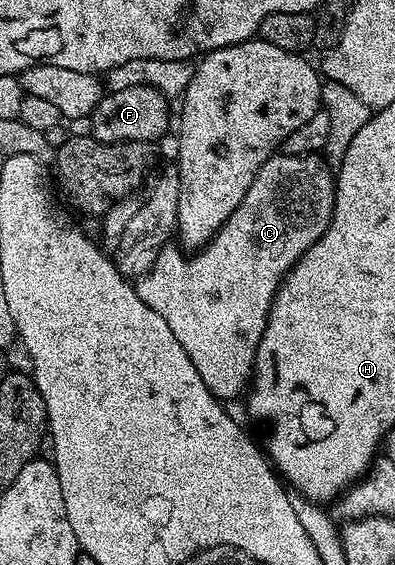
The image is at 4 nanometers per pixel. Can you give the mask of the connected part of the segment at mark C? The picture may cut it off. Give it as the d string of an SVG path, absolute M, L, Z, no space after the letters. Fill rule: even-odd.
M278 153L272 155L263 165L263 169L259 169L255 181L251 181L251 189L247 189L247 197L243 197L243 201L239 201L239 209L235 209L235 213L231 213L231 217L227 217L225 224L218 229L217 234L204 247L196 253L190 254L193 255L190 259L184 259L181 256L183 251L180 246L166 245L163 249L159 249L159 257L155 257L155 265L151 265L149 272L136 280L135 286L141 300L151 309L155 309L155 313L159 313L159 317L163 317L163 321L167 321L167 325L171 325L171 333L175 333L179 345L183 345L183 349L187 349L187 357L191 357L191 363L195 365L195 369L199 369L199 377L203 377L203 385L207 385L207 389L211 389L211 393L217 399L230 401L229 399L235 398L241 390L244 392L250 386L253 362L257 356L259 341L263 337L265 326L269 320L269 310L273 304L273 298L277 295L277 288L281 286L281 280L289 272L289 268L295 266L297 258L311 245L315 245L315 241L319 241L319 237L328 229L333 216L334 190L334 172L330 170L320 154L286 155Z

